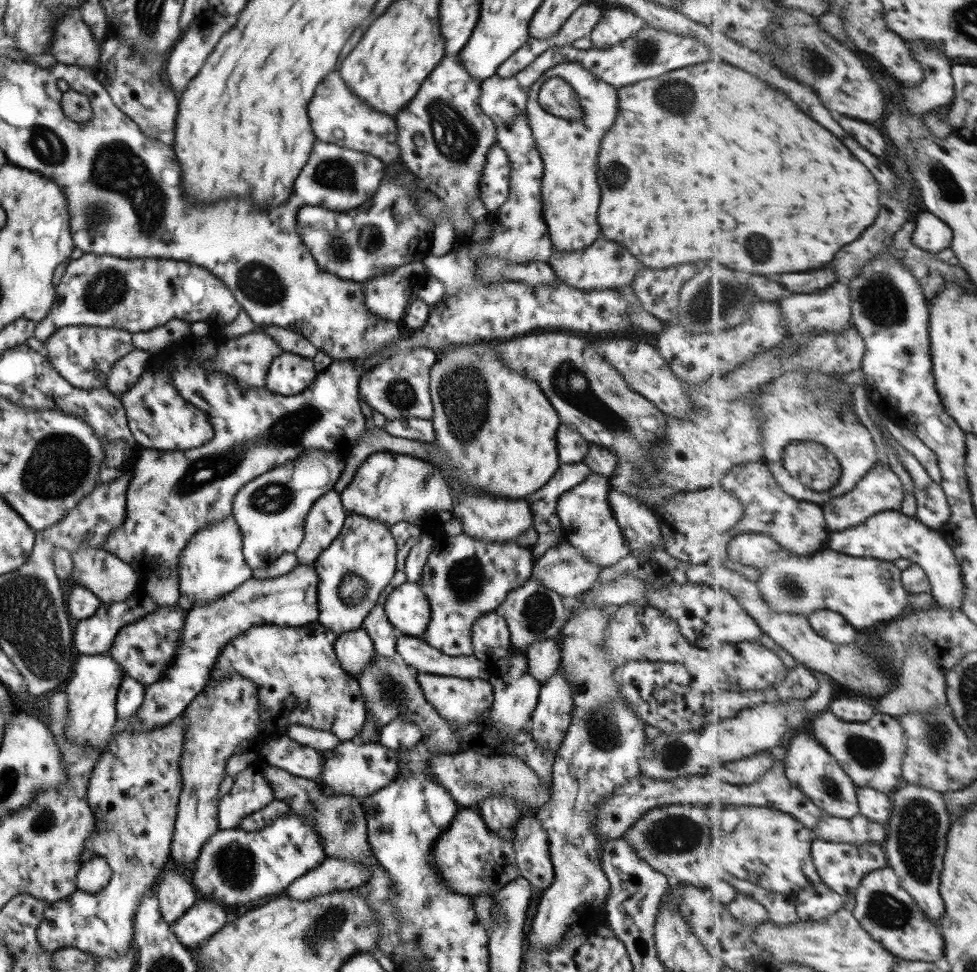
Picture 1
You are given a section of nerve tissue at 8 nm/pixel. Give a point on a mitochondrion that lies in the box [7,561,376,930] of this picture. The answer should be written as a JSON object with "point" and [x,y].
{"point":[47,823]}

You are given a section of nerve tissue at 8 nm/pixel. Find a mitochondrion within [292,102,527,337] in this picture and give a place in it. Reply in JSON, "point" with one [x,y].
{"point":[370,236]}

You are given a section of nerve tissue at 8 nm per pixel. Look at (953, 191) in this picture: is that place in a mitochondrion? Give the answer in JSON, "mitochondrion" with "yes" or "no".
{"mitochondrion":"yes"}

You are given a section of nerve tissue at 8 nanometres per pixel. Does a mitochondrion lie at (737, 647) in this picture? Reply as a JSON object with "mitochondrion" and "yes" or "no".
{"mitochondrion":"no"}

